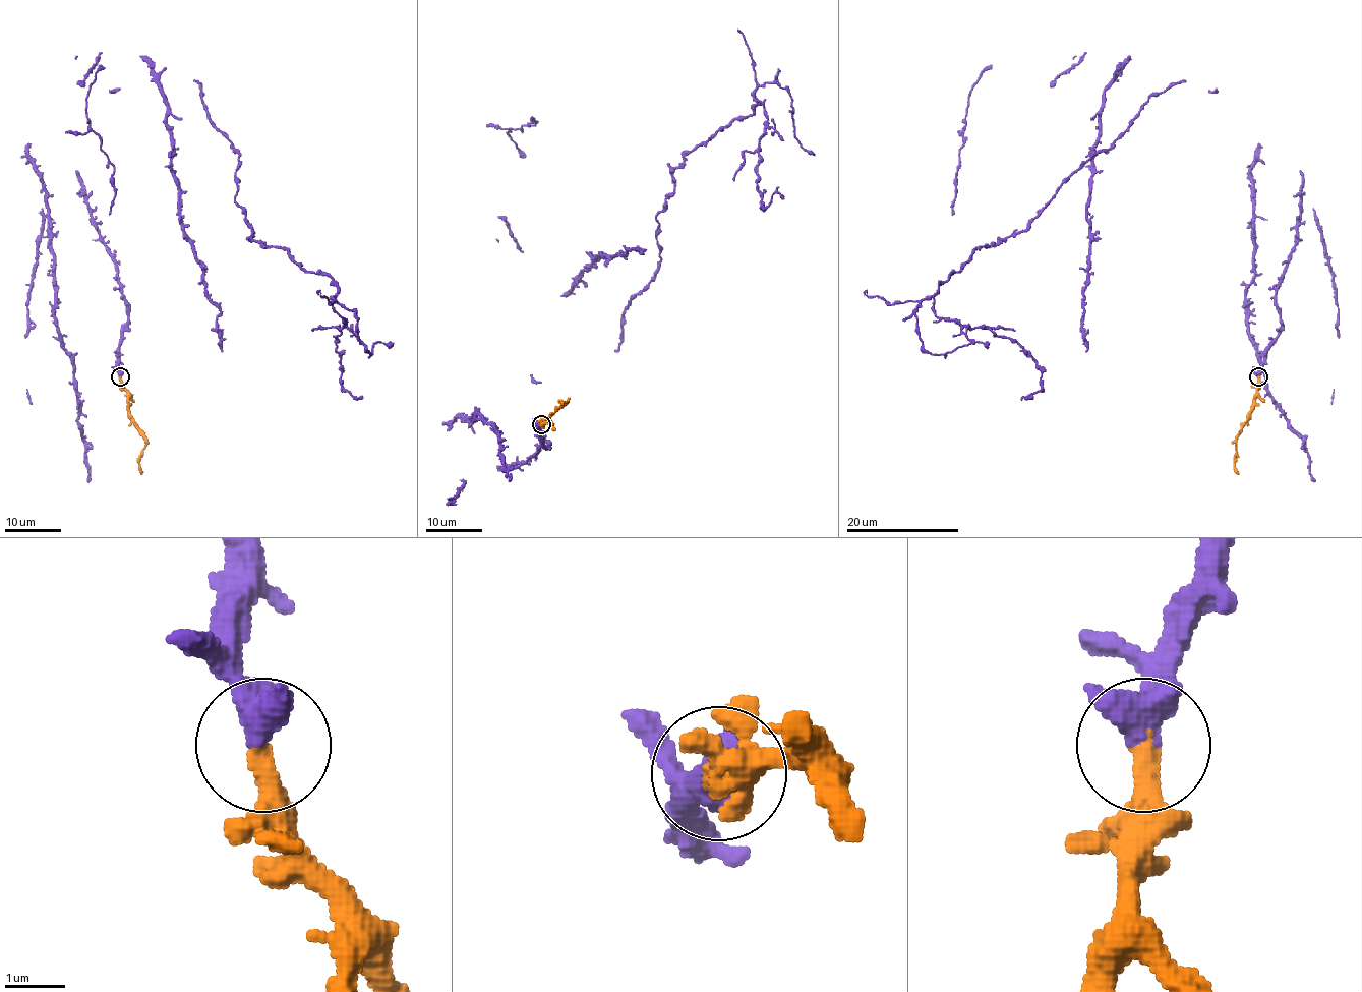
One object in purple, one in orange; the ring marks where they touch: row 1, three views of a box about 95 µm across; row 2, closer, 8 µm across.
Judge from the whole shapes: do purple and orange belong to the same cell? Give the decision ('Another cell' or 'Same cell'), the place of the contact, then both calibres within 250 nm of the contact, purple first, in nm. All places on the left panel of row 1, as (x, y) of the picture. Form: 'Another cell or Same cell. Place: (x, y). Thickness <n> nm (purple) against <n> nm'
Same cell. Place: (120, 376). Thickness 420 nm (purple) against 380 nm

